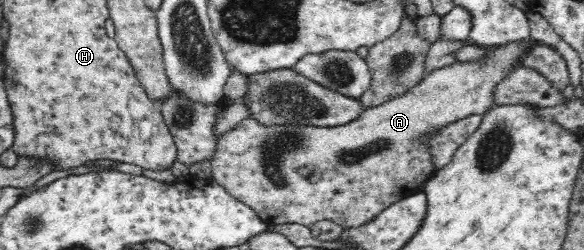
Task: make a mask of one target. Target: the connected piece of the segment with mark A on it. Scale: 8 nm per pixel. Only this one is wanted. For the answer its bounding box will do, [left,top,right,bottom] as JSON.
[211,39,537,228]

